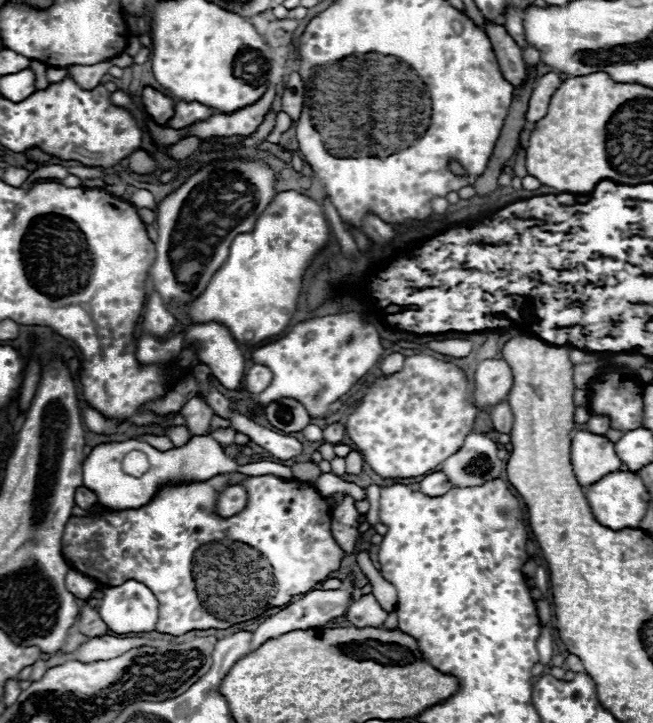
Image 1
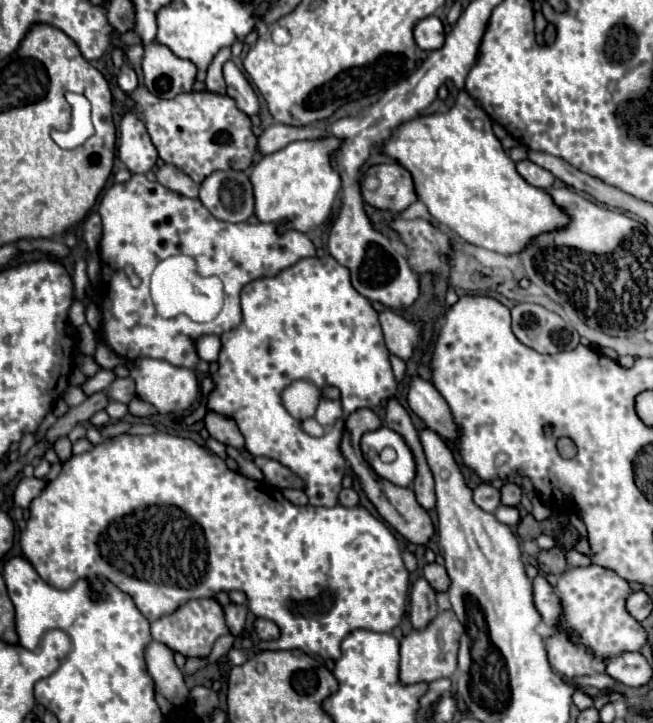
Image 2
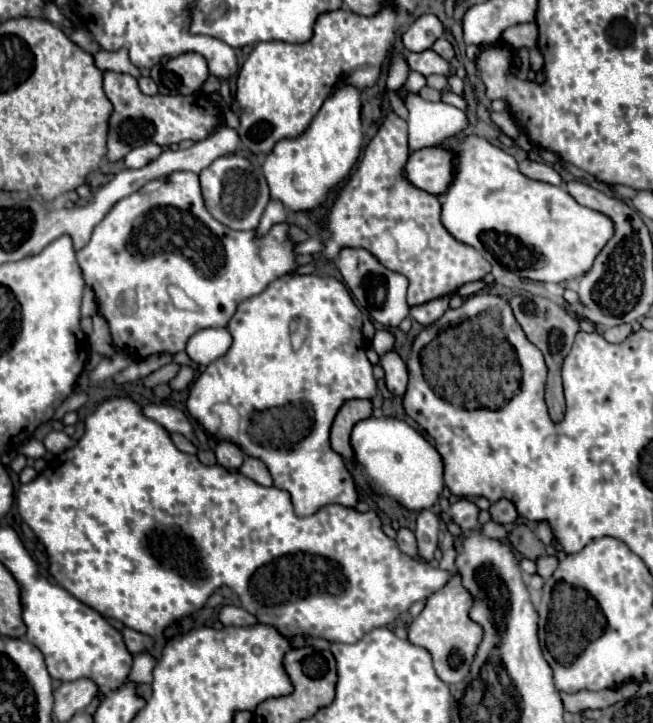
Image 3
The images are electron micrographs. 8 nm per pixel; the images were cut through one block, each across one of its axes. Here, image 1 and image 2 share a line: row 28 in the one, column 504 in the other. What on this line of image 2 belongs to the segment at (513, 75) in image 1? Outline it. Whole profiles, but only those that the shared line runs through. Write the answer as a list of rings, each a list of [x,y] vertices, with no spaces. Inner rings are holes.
[[[506,482],[500,490],[502,494],[502,504],[504,506],[518,506],[520,504],[520,498],[522,498],[522,490],[520,486],[516,486],[514,482]]]

